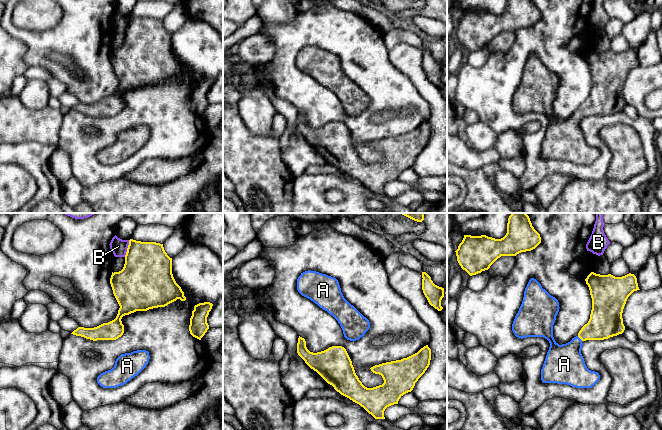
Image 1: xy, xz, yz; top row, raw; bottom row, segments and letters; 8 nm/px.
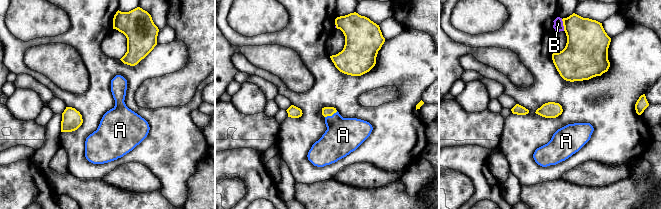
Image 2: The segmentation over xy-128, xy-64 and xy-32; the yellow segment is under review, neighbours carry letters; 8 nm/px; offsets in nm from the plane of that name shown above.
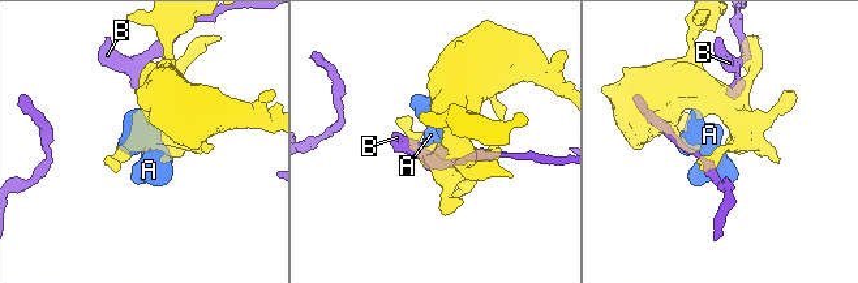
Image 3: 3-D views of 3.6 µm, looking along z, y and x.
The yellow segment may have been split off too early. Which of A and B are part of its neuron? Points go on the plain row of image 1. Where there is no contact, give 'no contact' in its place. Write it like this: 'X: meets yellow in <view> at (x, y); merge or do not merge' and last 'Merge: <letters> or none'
A: meets yellow in yz at (580, 114); merge
B: meets yellow in xy at (127, 24); do not merge
Merge: A

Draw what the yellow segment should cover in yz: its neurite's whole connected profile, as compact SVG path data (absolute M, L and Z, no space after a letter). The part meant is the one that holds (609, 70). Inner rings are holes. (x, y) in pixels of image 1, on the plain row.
M591 48L585 55L592 74L592 86L590 95L578 111L566 120L559 121L553 113L553 101L559 88L558 76L551 72L541 60L531 54L525 64L522 80L512 100L512 107L518 114L543 113L550 119L543 143L541 145L541 156L543 159L567 160L576 164L591 164L600 155L598 148L587 144L581 130L583 117L604 116L622 110L625 106L622 89L628 73L640 66L637 54L634 50L615 53L611 50L600 51Z

